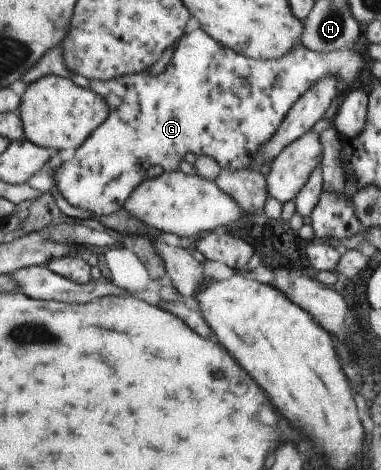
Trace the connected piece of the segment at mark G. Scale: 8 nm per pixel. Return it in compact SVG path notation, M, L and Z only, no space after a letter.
M200 28L189 32L189 34L183 34L178 40L178 44L174 49L174 55L169 60L166 65L166 69L157 75L149 75L147 68L141 70L141 72L135 72L135 74L127 74L127 76L121 76L121 78L111 78L111 80L89 80L89 89L95 94L99 94L103 98L107 108L109 108L107 119L101 122L87 138L85 141L75 150L73 154L73 159L68 162L62 162L60 166L54 168L55 170L55 184L57 191L61 196L61 204L64 209L79 208L79 210L85 210L89 212L91 216L105 216L111 212L115 212L119 208L122 208L127 200L127 196L133 192L133 188L137 188L141 182L145 179L147 170L151 169L151 166L160 166L163 172L173 172L177 170L179 161L183 160L184 155L187 152L194 154L196 156L209 156L213 158L213 161L219 164L220 168L231 168L231 170L236 169L249 169L251 158L257 154L257 148L267 142L271 138L271 134L275 132L275 128L281 124L283 116L287 114L287 110L295 104L299 99L299 96L303 95L305 90L308 90L321 78L325 78L327 74L335 74L339 80L344 81L346 84L351 84L365 68L365 60L363 56L351 46L341 49L340 51L332 51L327 53L312 52L302 46L300 43L295 44L295 48L291 48L291 52L283 54L281 58L277 60L262 60L253 59L250 57L242 56L242 54L235 53L233 50L222 46L221 44L215 44L213 38L209 38L205 32L202 32Z

